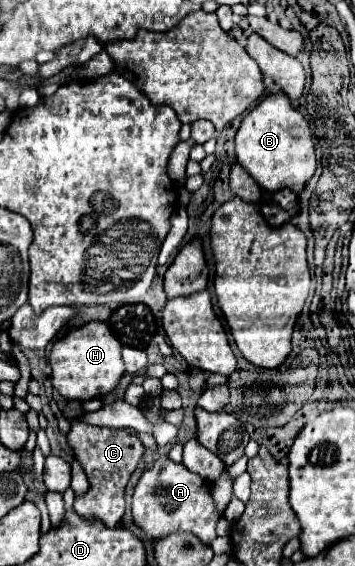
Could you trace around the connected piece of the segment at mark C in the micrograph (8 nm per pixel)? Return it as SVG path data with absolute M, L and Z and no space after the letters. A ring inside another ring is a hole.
M80 419L72 421L68 445L72 447L74 457L78 459L90 481L88 493L74 501L74 511L82 519L98 519L106 527L116 527L124 515L124 487L138 467L140 459L144 457L144 445L140 443L138 435L132 435L130 431L94 427Z

